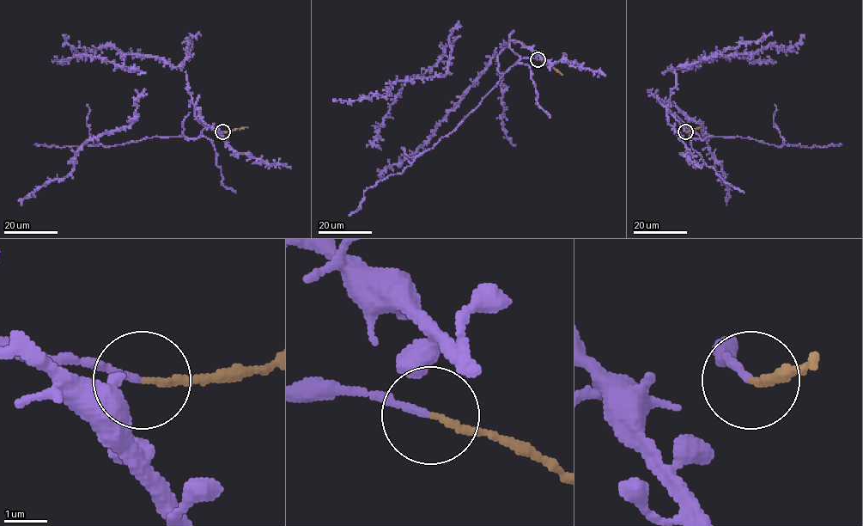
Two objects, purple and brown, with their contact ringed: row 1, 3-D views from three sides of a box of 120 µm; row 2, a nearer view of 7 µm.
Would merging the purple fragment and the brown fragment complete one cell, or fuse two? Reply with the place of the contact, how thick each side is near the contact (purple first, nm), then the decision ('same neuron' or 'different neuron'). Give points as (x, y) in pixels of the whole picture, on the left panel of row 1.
place (222, 131); calibres 140 and 140 nm; same neuron

